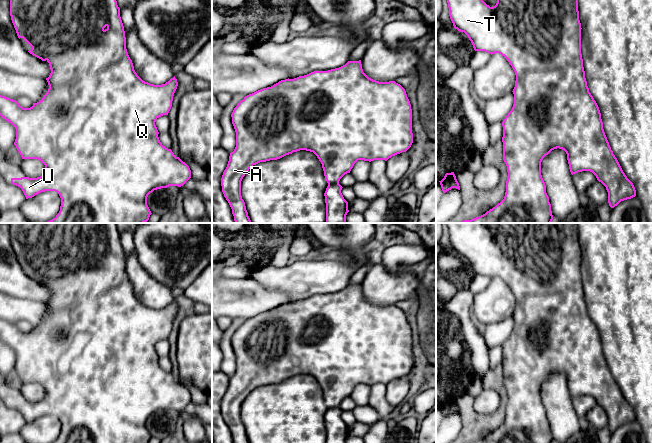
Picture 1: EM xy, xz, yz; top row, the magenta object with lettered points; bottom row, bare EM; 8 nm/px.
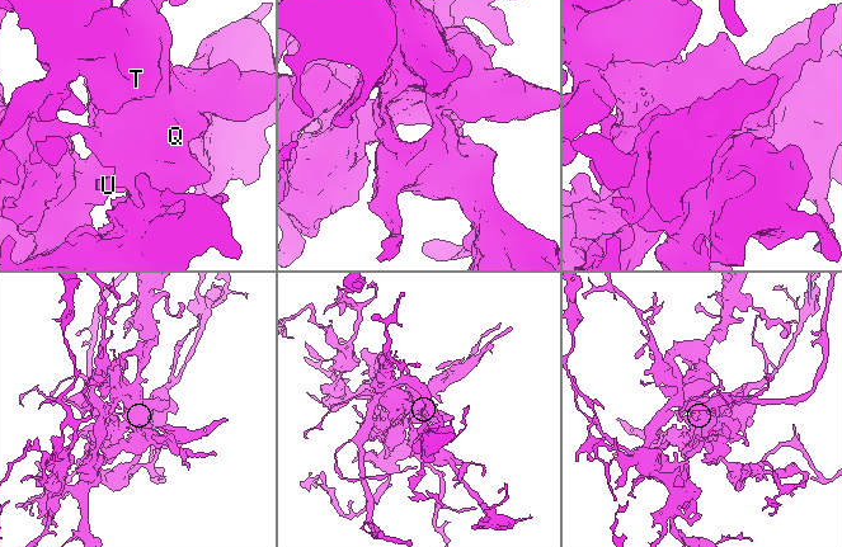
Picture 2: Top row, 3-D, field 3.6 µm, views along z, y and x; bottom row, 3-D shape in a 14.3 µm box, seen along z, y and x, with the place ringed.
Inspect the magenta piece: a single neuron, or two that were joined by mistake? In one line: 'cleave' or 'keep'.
keep

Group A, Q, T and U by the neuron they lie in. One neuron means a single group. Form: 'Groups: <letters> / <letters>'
Groups: A Q T U

